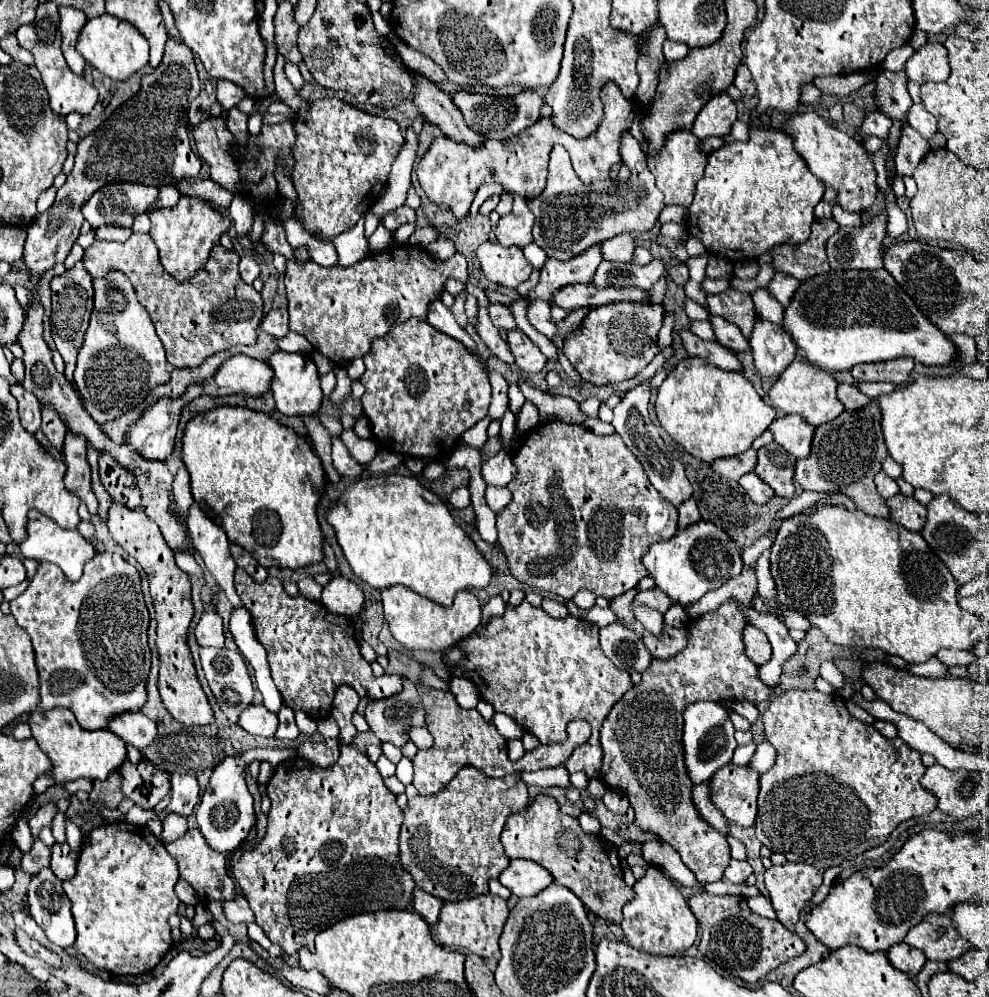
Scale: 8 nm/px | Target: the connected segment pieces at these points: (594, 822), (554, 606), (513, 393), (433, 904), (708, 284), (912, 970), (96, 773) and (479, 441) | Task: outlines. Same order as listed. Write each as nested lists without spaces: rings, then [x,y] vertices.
[[[582,813],[582,815],[578,817],[578,821],[580,821],[580,825],[582,825],[582,829],[584,829],[586,833],[590,833],[590,835],[600,835],[602,825],[600,825],[600,821],[598,821],[594,815]]]
[[[544,599],[544,601],[542,601],[542,609],[544,609],[550,617],[554,617],[554,619],[564,619],[564,617],[568,617],[568,609],[566,609],[566,605],[564,605],[562,601]]]
[[[516,383],[509,384],[508,396],[510,399],[510,410],[517,417],[520,407],[524,404],[525,398]]]
[[[418,887],[414,889],[412,909],[414,909],[416,913],[420,913],[428,925],[436,925],[438,913],[440,913],[440,905],[442,905],[442,901],[440,901],[438,897],[432,897],[432,895],[424,893],[424,891],[418,889]]]
[[[704,279],[702,281],[702,291],[706,295],[712,295],[712,293],[722,293],[728,289],[728,281],[730,279]]]
[[[896,943],[886,951],[892,967],[896,967],[898,971],[916,977],[916,973],[920,973],[920,969],[926,963],[926,955],[920,949],[914,949],[906,943]]]
[[[64,707],[40,713],[34,711],[28,723],[32,727],[32,737],[38,741],[40,749],[50,757],[54,765],[52,769],[54,783],[66,783],[80,777],[90,781],[104,781],[126,759],[126,743],[120,741],[120,737],[116,737],[110,729],[96,729],[96,731],[82,729],[72,711]]]
[[[484,417],[482,421],[478,421],[474,427],[470,427],[462,437],[460,437],[460,445],[470,445],[470,447],[482,447],[484,439],[488,439],[486,429],[488,429],[488,419]]]

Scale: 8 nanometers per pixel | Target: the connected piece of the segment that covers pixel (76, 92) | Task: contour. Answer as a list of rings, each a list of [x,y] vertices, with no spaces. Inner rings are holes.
[[[54,1],[48,3],[40,3],[38,5],[38,13],[34,23],[24,25],[18,29],[18,41],[24,49],[28,49],[34,55],[34,63],[38,67],[38,71],[42,73],[42,81],[46,85],[48,97],[50,97],[50,107],[54,113],[58,115],[68,115],[72,111],[80,113],[80,115],[88,115],[92,111],[92,107],[96,105],[98,93],[96,89],[80,75],[72,73],[72,69],[66,65],[62,49],[60,49],[60,31],[58,31],[58,23],[60,23],[60,13],[58,13],[58,5]]]

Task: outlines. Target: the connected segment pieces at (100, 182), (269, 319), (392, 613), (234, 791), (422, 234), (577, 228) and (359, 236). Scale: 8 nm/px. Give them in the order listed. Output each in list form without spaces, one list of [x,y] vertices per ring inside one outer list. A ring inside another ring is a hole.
[[[170,37],[162,63],[142,77],[140,91],[118,107],[100,129],[78,143],[74,169],[58,189],[54,205],[46,213],[36,215],[28,227],[24,259],[34,281],[40,273],[52,269],[56,261],[66,259],[84,223],[82,205],[106,183],[128,181],[164,187],[200,173],[200,159],[194,155],[188,137],[188,105],[198,93],[200,81],[194,67],[194,55],[186,45],[180,45]]]
[[[270,309],[262,319],[262,329],[274,337],[284,337],[288,333],[288,311],[286,309]]]
[[[402,585],[384,589],[382,605],[392,635],[406,649],[428,649],[428,651],[450,651],[458,641],[466,639],[480,625],[480,611],[482,611],[478,599],[470,591],[456,593],[454,605],[444,607]]]
[[[254,747],[248,749],[240,755],[232,755],[226,757],[212,773],[210,777],[210,785],[204,791],[198,807],[196,807],[196,819],[198,819],[198,827],[200,833],[204,835],[206,843],[218,851],[218,853],[230,853],[232,849],[236,849],[248,835],[250,827],[256,821],[256,813],[252,807],[252,795],[246,787],[246,769],[252,761],[266,761],[273,767],[278,766],[288,759],[292,759],[296,755],[294,749],[262,749],[262,747]]]
[[[420,227],[420,229],[416,229],[416,231],[412,233],[410,245],[424,249],[424,247],[426,247],[428,243],[432,243],[434,239],[438,239],[438,231],[436,231],[434,227]]]
[[[626,131],[620,139],[620,155],[632,177],[624,183],[614,179],[610,179],[610,185],[592,183],[588,189],[588,185],[584,185],[576,177],[568,151],[562,145],[556,145],[552,149],[546,189],[544,193],[540,193],[540,197],[528,201],[534,217],[540,219],[540,223],[534,225],[534,243],[538,243],[548,253],[548,257],[566,261],[580,255],[594,243],[600,243],[624,231],[648,231],[656,223],[658,211],[662,211],[664,203],[654,183],[654,175],[648,171],[646,155],[640,147],[640,141],[636,141],[630,131]],[[616,195],[638,195],[638,205],[620,209],[616,207]]]
[[[361,217],[352,229],[348,229],[332,239],[338,251],[338,265],[348,267],[362,261],[368,255],[368,239],[364,235],[365,218]]]

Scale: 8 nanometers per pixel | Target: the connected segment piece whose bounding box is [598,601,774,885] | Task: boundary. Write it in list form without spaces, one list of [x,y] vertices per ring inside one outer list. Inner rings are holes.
[[[732,601],[722,603],[716,611],[704,613],[696,617],[688,627],[688,647],[676,653],[668,661],[654,659],[648,671],[642,675],[642,683],[634,685],[608,713],[602,731],[600,743],[604,751],[602,769],[598,779],[614,791],[620,791],[628,797],[630,805],[636,811],[636,825],[642,831],[656,833],[660,841],[672,845],[682,857],[684,865],[698,877],[700,885],[720,881],[722,873],[730,861],[730,851],[726,843],[726,835],[710,827],[698,813],[692,801],[692,787],[686,763],[684,763],[684,743],[682,743],[682,727],[684,727],[684,709],[694,701],[750,701],[754,705],[768,701],[774,695],[774,687],[766,685],[760,679],[760,667],[748,659],[742,643],[742,629],[746,621],[740,617],[740,611],[732,605]]]

